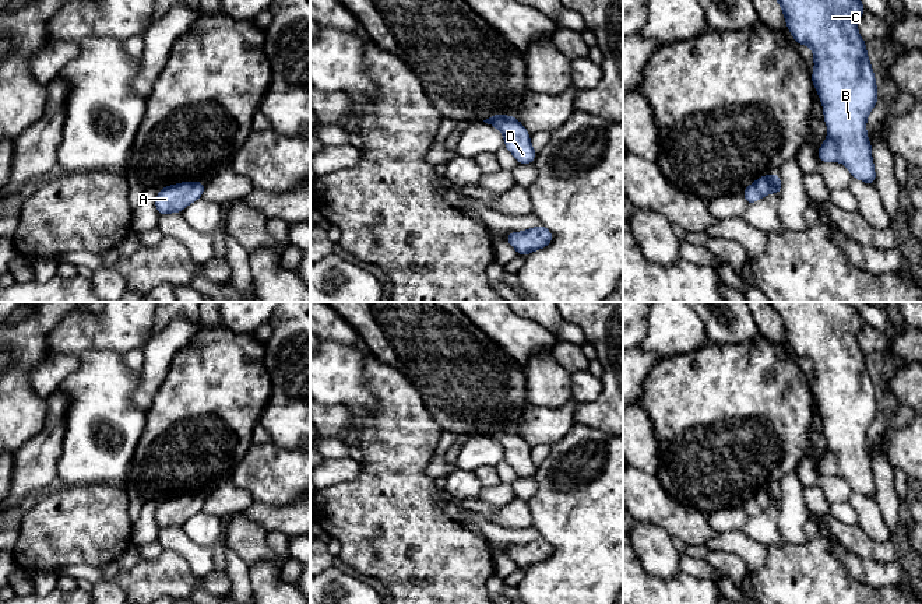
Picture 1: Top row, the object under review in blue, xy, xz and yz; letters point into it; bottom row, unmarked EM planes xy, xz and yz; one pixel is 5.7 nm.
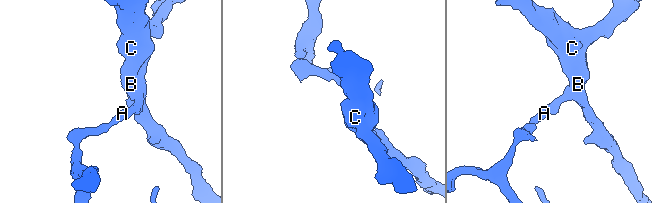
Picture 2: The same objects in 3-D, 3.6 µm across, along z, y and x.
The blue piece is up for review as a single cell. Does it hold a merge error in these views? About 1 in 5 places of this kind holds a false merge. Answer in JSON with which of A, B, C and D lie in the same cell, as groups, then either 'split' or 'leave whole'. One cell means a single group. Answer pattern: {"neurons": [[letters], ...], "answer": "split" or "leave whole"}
{"neurons": [["A", "B", "C", "D"]], "answer": "leave whole"}

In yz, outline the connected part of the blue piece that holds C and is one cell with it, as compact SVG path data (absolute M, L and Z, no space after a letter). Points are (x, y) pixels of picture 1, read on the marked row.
M777 0L796 45L809 45L813 50L814 70L810 77L823 105L824 123L828 126L827 140L817 151L819 162L838 161L852 178L875 185L876 172L872 159L872 145L866 134L866 119L879 101L876 80L866 53L866 42L861 38L856 22L866 11L861 0Z

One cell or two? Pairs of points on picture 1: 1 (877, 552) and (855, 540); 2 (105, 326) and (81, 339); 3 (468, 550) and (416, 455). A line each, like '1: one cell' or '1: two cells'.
1: one cell
2: one cell
3: one cell

